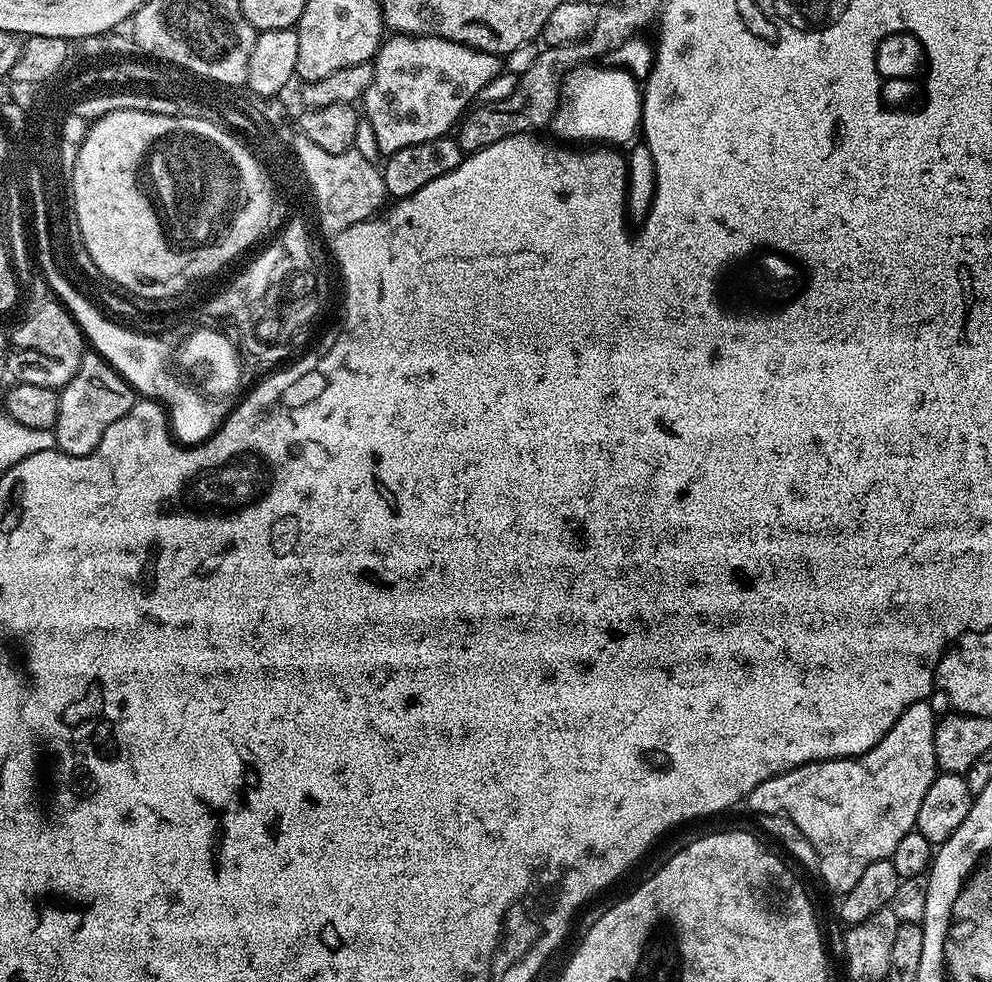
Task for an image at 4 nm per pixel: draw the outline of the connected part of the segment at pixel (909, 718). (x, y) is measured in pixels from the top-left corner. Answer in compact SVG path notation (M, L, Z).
M927 700L914 702L914 706L900 715L898 722L890 726L890 730L869 752L843 760L816 760L813 764L804 764L800 768L791 768L788 772L771 776L766 782L754 786L746 798L746 804L756 814L780 812L788 816L790 822L802 830L810 846L814 846L818 854L818 873L824 879L825 886L835 894L849 892L857 884L858 878L862 878L866 866L891 860L898 842L902 842L902 838L915 829L922 798L926 798L926 790L930 790L938 775L934 754L937 719Z

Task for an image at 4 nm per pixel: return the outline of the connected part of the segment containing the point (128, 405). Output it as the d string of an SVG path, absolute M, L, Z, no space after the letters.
M94 350L85 351L74 378L59 393L58 422L54 429L56 448L71 456L89 456L106 429L128 413L138 399L136 389Z

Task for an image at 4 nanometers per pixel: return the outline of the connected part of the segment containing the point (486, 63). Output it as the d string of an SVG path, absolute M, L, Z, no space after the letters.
M392 34L381 43L380 48L375 54L374 63L372 64L372 81L366 91L364 91L362 97L362 105L364 104L364 108L362 107L362 116L363 119L370 122L370 126L374 126L374 138L378 138L378 146L380 147L381 153L387 154L390 152L397 152L398 150L402 150L402 146L414 146L418 142L426 142L427 140L438 138L439 136L449 135L449 133L457 127L461 117L469 111L470 105L477 99L475 96L478 95L480 91L483 93L485 89L489 87L491 81L495 79L496 76L499 76L501 72L501 57L490 54L489 52L479 52L477 48L468 48L465 44L452 42L438 36Z

